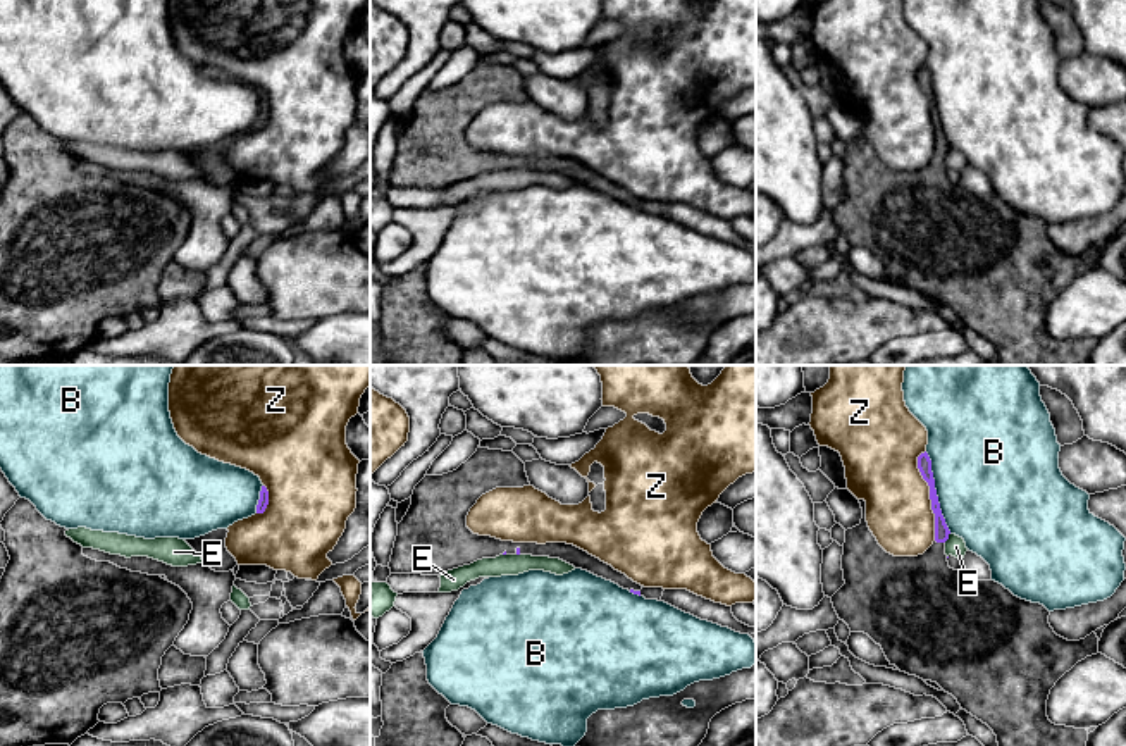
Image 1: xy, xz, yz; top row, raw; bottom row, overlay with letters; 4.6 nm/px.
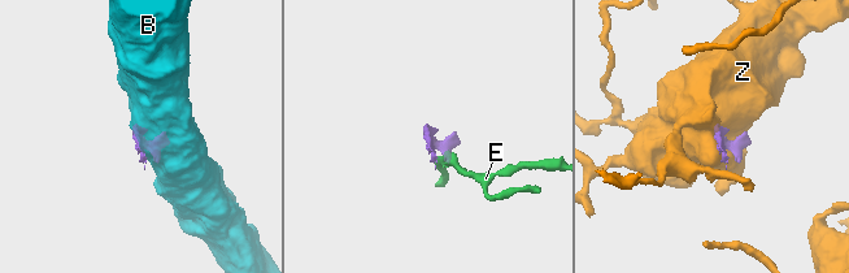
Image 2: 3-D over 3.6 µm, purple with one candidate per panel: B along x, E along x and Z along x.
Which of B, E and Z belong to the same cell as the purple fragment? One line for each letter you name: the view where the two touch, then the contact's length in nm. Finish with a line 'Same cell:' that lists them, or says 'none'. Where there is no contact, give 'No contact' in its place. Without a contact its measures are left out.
Same cell: none

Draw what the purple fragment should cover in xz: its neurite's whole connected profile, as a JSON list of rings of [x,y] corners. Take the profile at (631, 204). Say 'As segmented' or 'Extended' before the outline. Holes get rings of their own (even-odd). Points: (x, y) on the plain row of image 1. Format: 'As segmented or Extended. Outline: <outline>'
Extended. Outline: [[[480,60],[456,84],[425,90],[398,138],[391,188],[441,190],[482,172],[532,169],[560,172],[640,210],[640,198],[573,159],[501,155],[467,141],[467,129],[482,109],[529,98],[525,78],[513,65]]]

